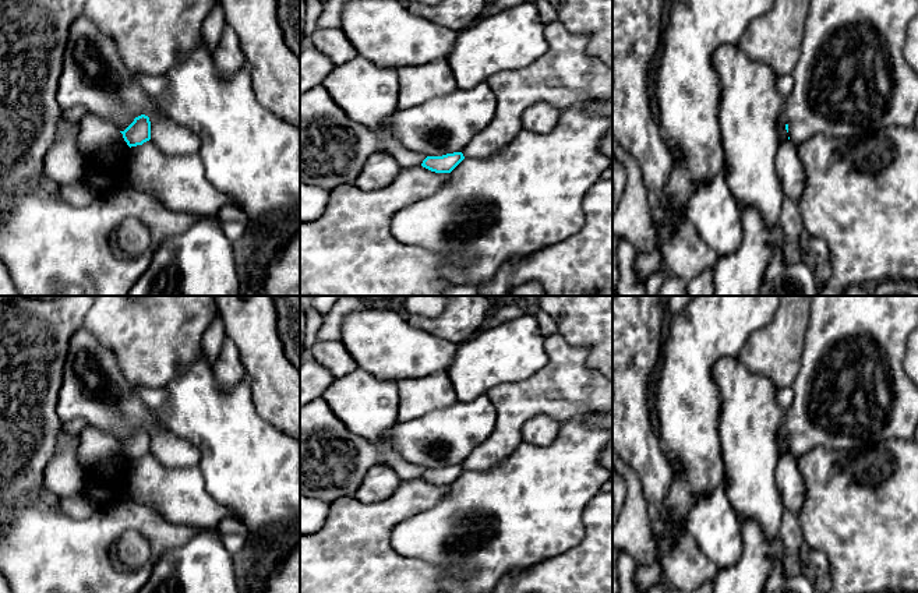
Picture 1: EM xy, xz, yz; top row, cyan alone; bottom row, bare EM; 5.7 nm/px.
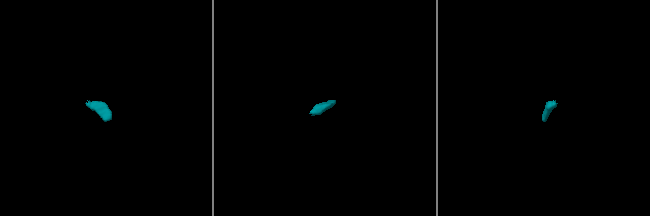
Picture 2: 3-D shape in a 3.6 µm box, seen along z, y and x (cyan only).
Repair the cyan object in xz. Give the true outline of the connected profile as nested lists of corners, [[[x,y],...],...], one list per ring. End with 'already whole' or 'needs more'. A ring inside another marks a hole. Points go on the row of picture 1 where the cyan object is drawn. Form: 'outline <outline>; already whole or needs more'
outline [[[462,152],[427,156],[421,166],[435,173],[451,173],[465,159]]]; already whole

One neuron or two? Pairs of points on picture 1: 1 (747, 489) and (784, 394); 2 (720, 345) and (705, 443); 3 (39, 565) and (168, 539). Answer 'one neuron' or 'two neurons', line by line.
1: two neurons
2: one neuron
3: one neuron

